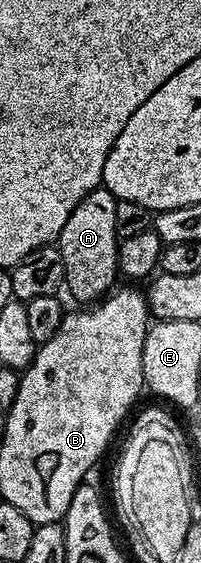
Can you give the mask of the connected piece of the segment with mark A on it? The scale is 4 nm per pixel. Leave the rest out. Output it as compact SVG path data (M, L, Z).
M104 187L93 189L78 203L75 211L71 211L71 219L63 223L63 231L56 239L57 250L63 255L65 289L77 303L96 303L118 284L119 238L115 227L117 202L111 190Z

